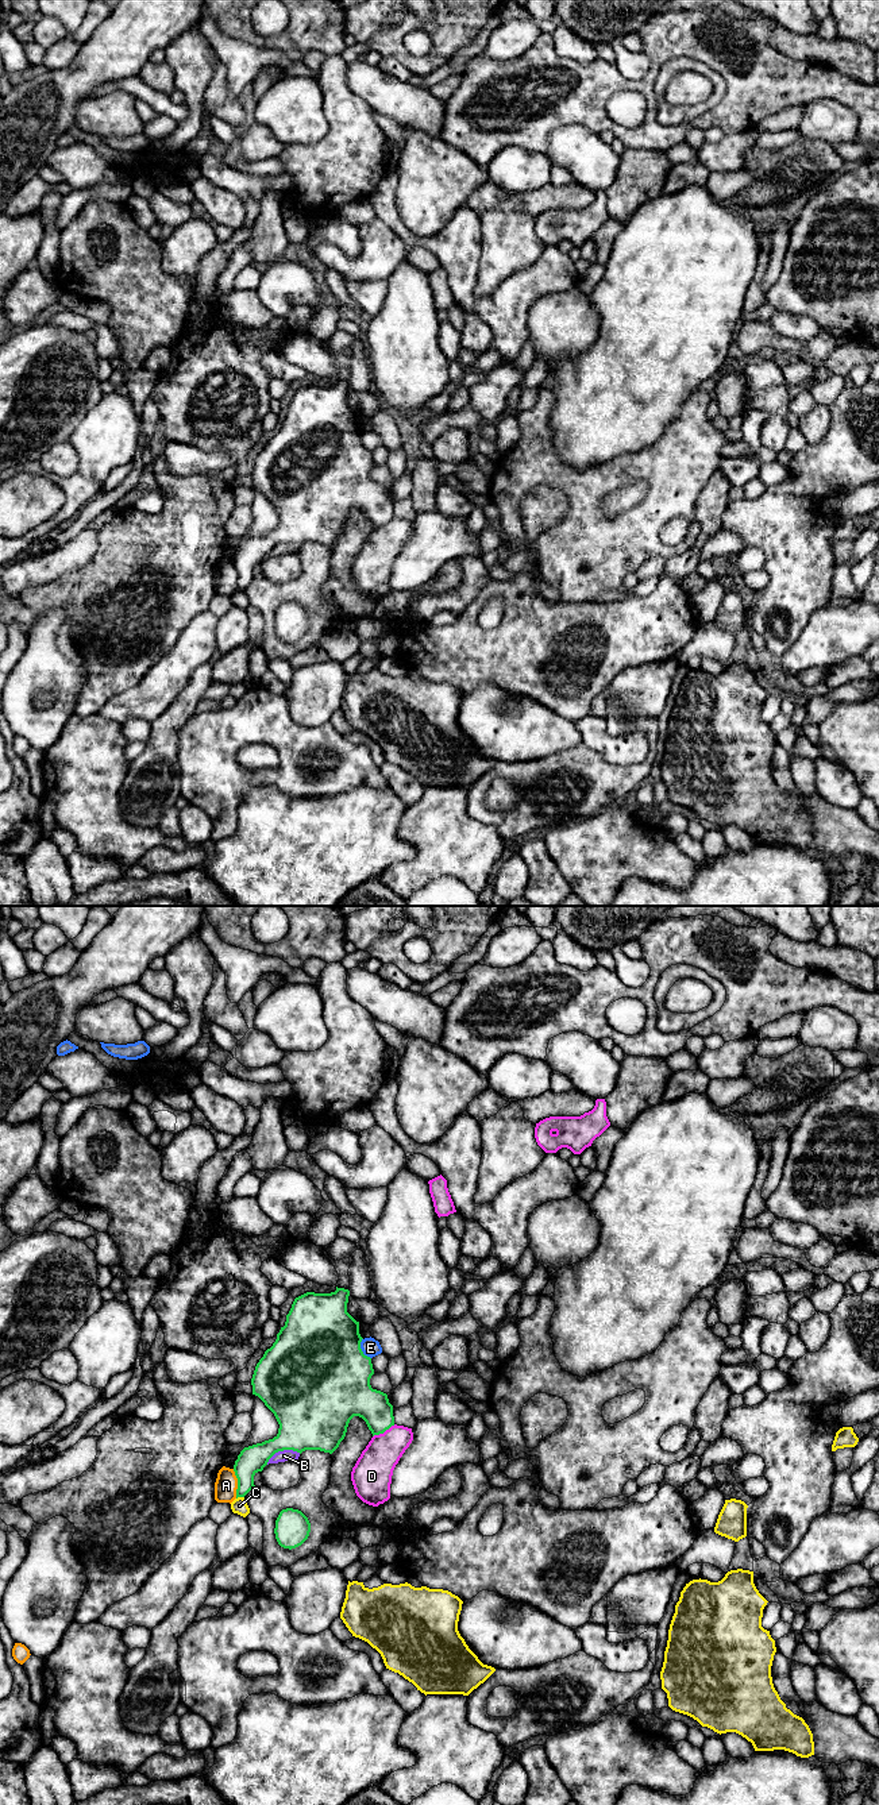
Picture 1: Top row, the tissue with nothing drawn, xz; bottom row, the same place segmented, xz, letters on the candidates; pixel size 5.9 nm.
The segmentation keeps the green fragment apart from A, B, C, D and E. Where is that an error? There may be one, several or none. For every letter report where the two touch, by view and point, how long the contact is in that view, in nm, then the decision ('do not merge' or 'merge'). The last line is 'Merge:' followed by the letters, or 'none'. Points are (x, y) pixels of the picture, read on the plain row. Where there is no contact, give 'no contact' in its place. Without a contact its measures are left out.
A: xz (238, 577) | 180 nm | do not merge
B: xz (282, 543) | 220 nm | do not merge
C: xz (239, 589) | 50 nm | do not merge
D: xz (384, 524) | 150 nm | do not merge
E: xz (361, 442) | 140 nm | do not merge
Merge: none

